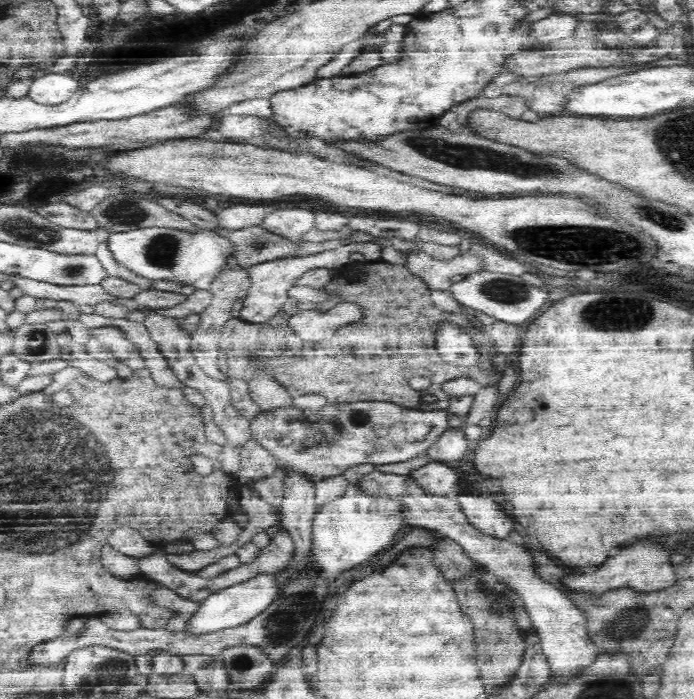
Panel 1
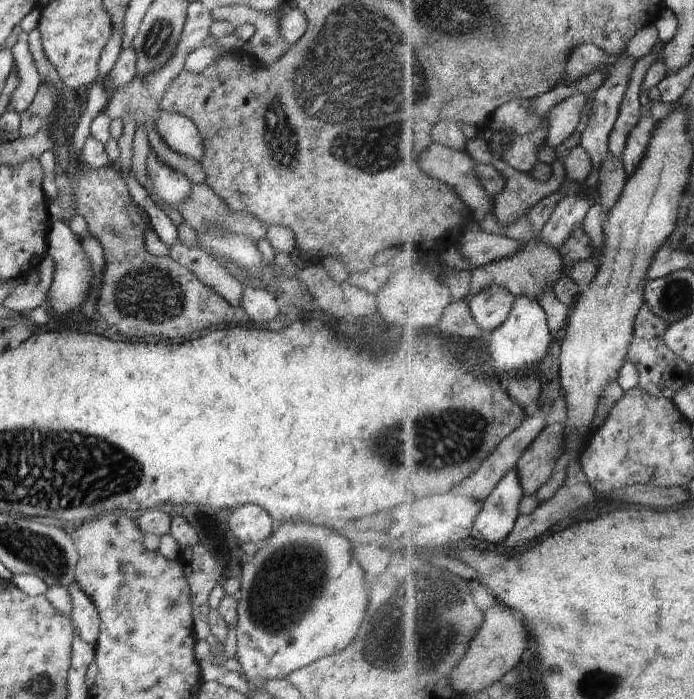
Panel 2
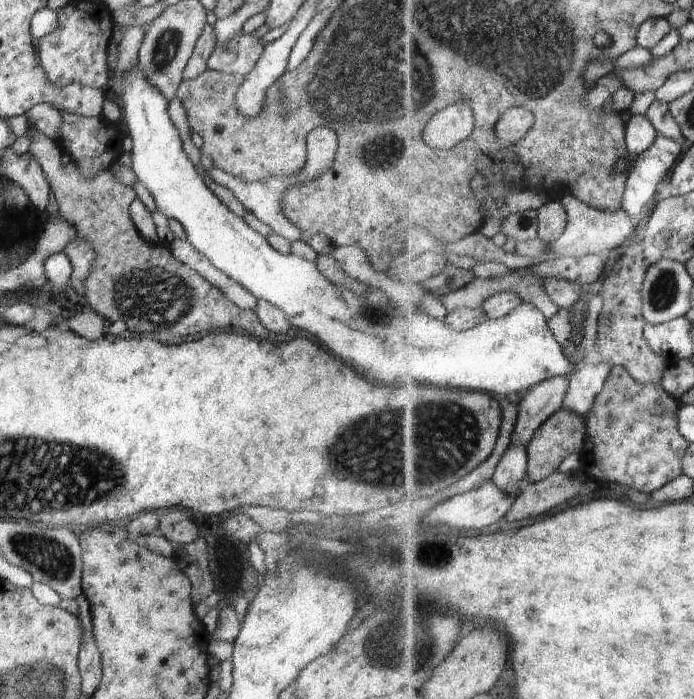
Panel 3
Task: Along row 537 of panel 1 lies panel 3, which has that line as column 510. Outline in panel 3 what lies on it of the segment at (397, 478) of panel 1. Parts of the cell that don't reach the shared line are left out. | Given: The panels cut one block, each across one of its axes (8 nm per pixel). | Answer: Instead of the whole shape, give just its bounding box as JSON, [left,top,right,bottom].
[493,446,528,494]

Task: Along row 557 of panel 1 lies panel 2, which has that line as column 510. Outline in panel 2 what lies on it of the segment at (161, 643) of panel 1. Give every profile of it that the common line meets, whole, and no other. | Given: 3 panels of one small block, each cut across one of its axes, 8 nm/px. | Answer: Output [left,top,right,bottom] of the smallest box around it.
[469,284,517,336]

